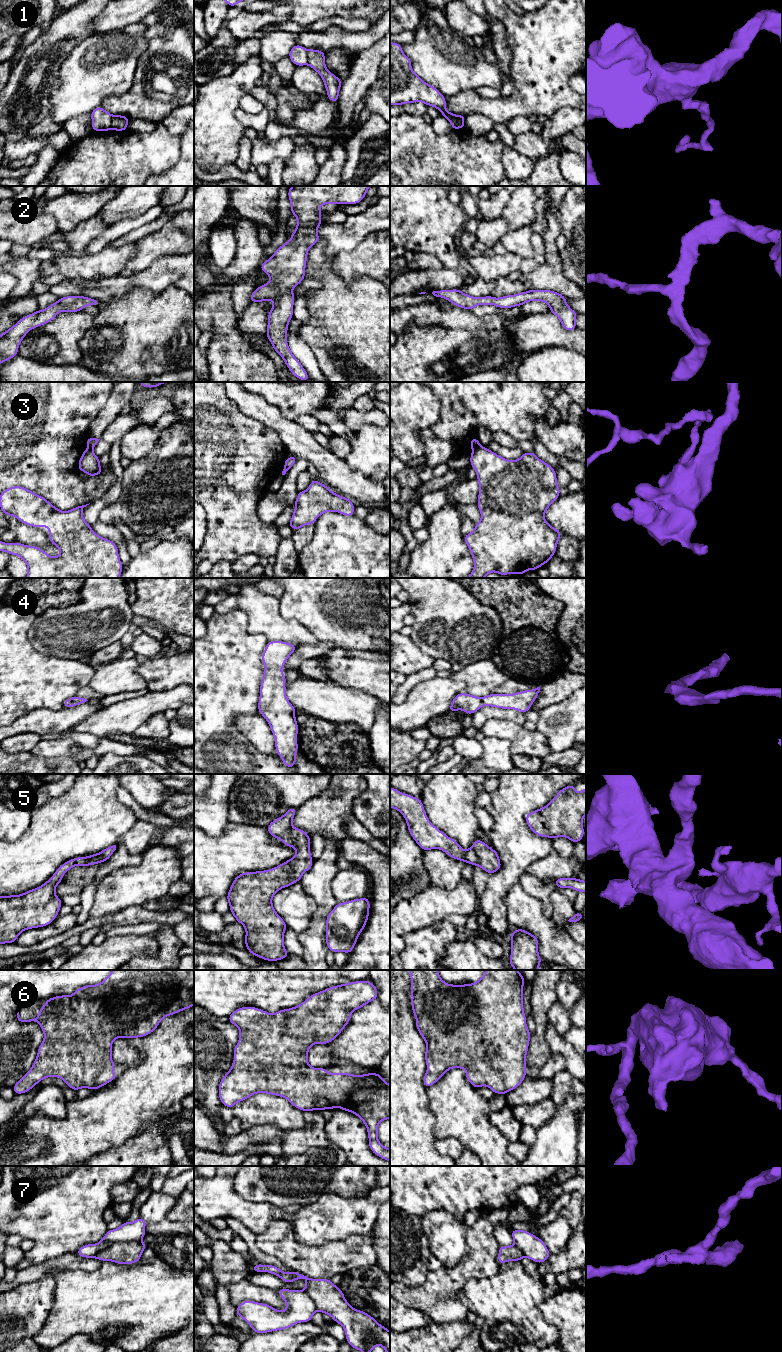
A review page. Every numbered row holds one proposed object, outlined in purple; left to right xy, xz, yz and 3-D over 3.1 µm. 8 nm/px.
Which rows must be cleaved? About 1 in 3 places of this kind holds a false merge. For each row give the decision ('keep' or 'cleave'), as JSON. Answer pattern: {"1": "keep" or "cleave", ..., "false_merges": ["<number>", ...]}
{"1": "cleave", "2": "keep", "3": "cleave", "4": "keep", "5": "keep", "6": "keep", "7": "cleave", "false_merges": ["1", "3", "7"]}

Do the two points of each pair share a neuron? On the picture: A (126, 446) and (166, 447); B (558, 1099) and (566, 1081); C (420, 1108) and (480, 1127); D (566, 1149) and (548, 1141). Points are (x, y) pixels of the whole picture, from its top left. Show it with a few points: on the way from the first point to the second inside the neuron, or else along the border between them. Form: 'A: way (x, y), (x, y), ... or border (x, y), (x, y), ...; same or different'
A: border (162, 432), (158, 441), (148, 453), (133, 460); different
B: way (559, 1095), (564, 1085); same
C: border (426, 1089), (429, 1107), (435, 1119), (435, 1135); different
D: way (562, 1149), (558, 1149), (552, 1143); same

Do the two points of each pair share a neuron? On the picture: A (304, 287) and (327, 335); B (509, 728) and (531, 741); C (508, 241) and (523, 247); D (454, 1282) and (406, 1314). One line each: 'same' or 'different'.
A: different
B: same
C: same
D: different

